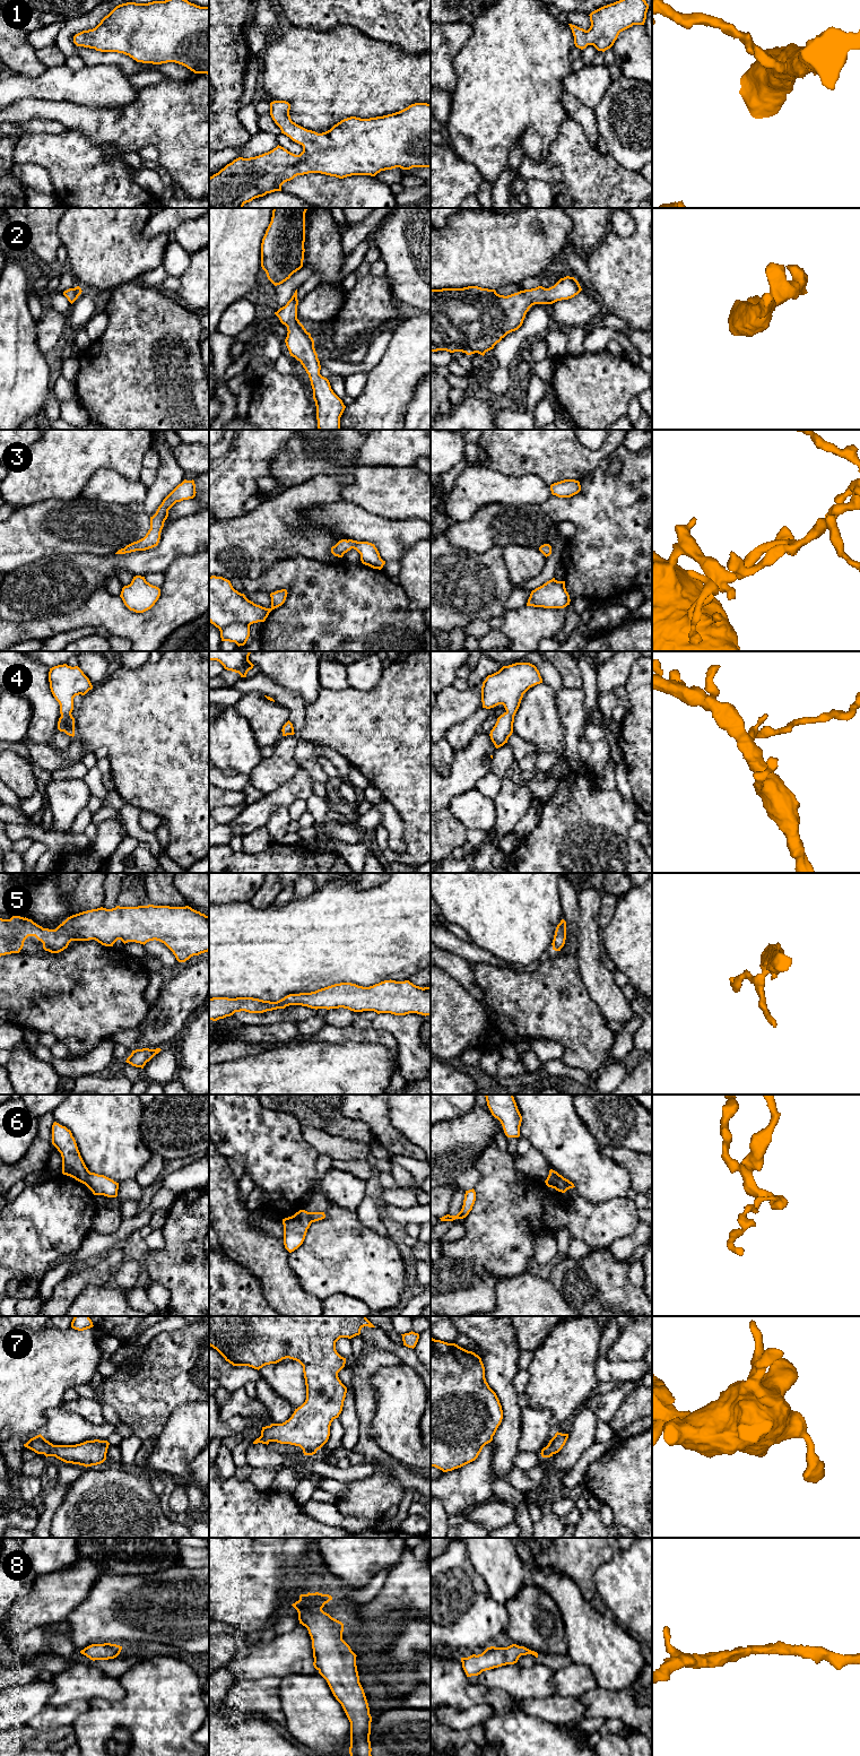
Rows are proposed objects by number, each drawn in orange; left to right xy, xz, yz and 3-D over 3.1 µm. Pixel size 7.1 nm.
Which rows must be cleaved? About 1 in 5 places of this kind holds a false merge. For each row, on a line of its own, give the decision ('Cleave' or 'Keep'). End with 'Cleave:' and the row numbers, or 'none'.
1: Keep
2: Keep
3: Keep
4: Keep
5: Keep
6: Cleave
7: Keep
8: Keep
Cleave: 6

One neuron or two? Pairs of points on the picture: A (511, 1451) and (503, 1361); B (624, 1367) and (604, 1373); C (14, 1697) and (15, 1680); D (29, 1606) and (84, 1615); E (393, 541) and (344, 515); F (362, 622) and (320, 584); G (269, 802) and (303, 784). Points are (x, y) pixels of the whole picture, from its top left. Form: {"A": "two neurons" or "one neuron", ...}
{"A": "one neuron", "B": "one neuron", "C": "two neurons", "D": "two neurons", "E": "one neuron", "F": "one neuron", "G": "one neuron"}

